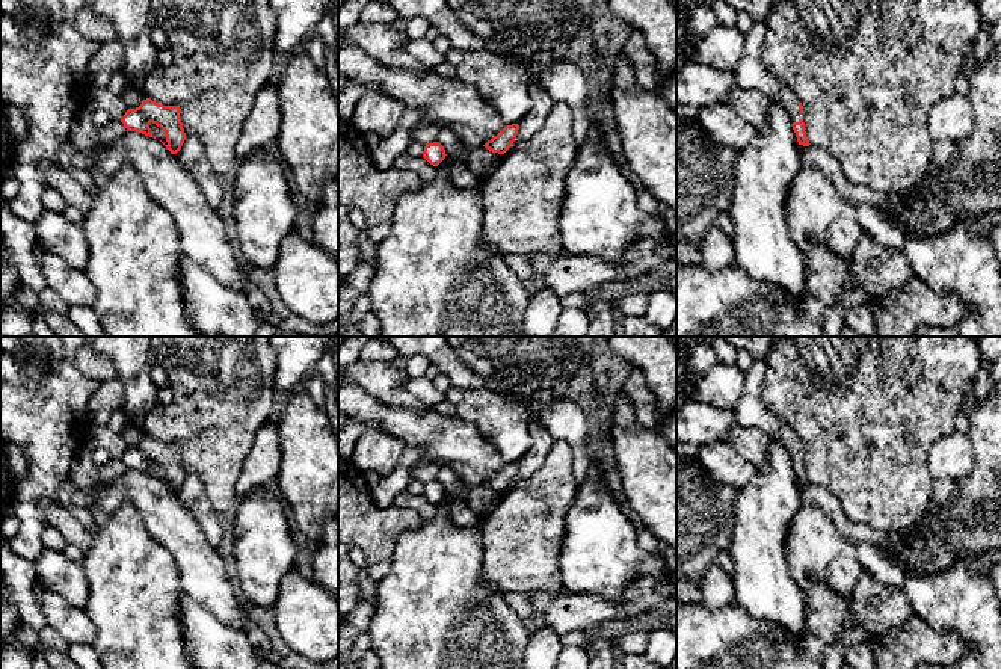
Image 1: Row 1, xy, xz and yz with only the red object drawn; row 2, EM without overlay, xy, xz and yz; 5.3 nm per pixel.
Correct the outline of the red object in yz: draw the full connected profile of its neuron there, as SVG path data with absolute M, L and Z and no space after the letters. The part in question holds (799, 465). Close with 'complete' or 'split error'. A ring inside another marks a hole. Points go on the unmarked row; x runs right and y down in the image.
M755 358L753 367L746 375L744 391L734 408L735 421L743 427L756 427L768 435L776 435L788 449L793 458L793 468L799 483L809 485L802 458L803 445L797 433L790 429L778 415L772 414L761 400L761 382L767 370L764 359Z; split error

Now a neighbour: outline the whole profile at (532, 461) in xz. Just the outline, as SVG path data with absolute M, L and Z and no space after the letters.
M533 421L530 424L528 430L533 438L533 445L518 461L519 468L518 468L515 480L512 482L512 485L509 488L521 483L522 480L528 479L533 473L536 473L542 467L542 464L554 442L550 432L536 421Z

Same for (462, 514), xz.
M453 498L450 501L453 521L460 527L473 527L480 523L480 516L471 509L467 498Z

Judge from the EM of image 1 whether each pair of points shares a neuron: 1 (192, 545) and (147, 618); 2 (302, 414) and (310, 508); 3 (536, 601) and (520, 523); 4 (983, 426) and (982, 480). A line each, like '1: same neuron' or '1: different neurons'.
1: different neurons
2: same neuron
3: different neurons
4: same neuron

